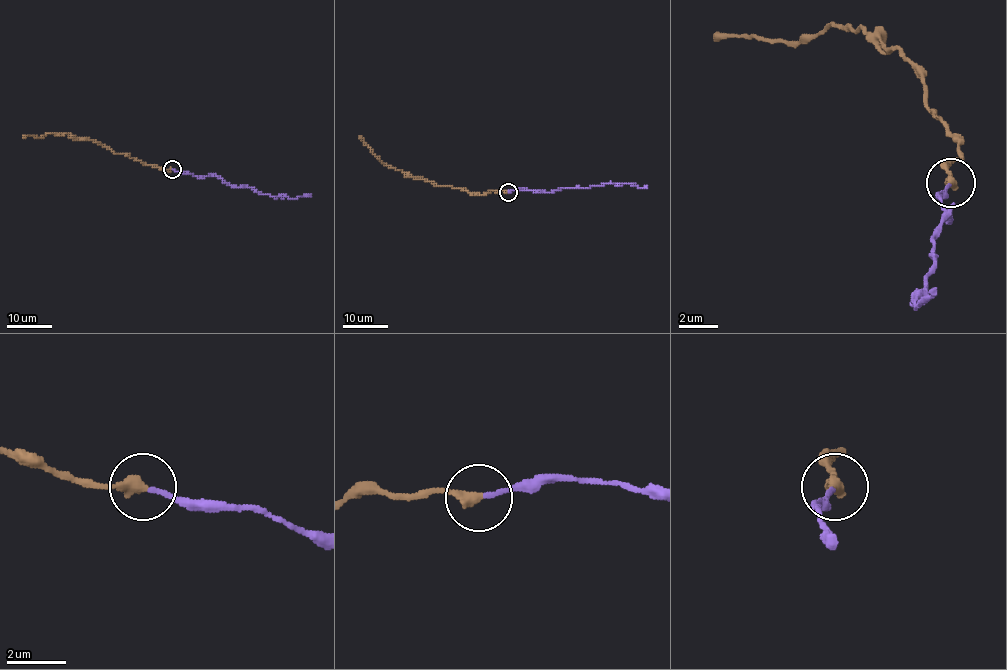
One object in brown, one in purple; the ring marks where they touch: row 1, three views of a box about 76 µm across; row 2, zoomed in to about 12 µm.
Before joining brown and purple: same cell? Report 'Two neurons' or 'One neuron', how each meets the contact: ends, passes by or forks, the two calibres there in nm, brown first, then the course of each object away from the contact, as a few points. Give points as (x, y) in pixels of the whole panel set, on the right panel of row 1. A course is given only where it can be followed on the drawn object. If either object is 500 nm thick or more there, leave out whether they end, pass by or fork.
One neuron. At the ring brown ends. At the ring purple ends. Thickness 400 nm (brown) against 150 nm. Course of brown: (952, 184), (947, 169), (962, 159), (932, 115), (923, 76), (864, 28), (835, 23), (796, 42), (713, 32). Course of purple: (952, 184), (937, 198), (947, 213), (952, 203), (932, 233), (928, 281), (913, 301), (918, 306), (937, 286)

